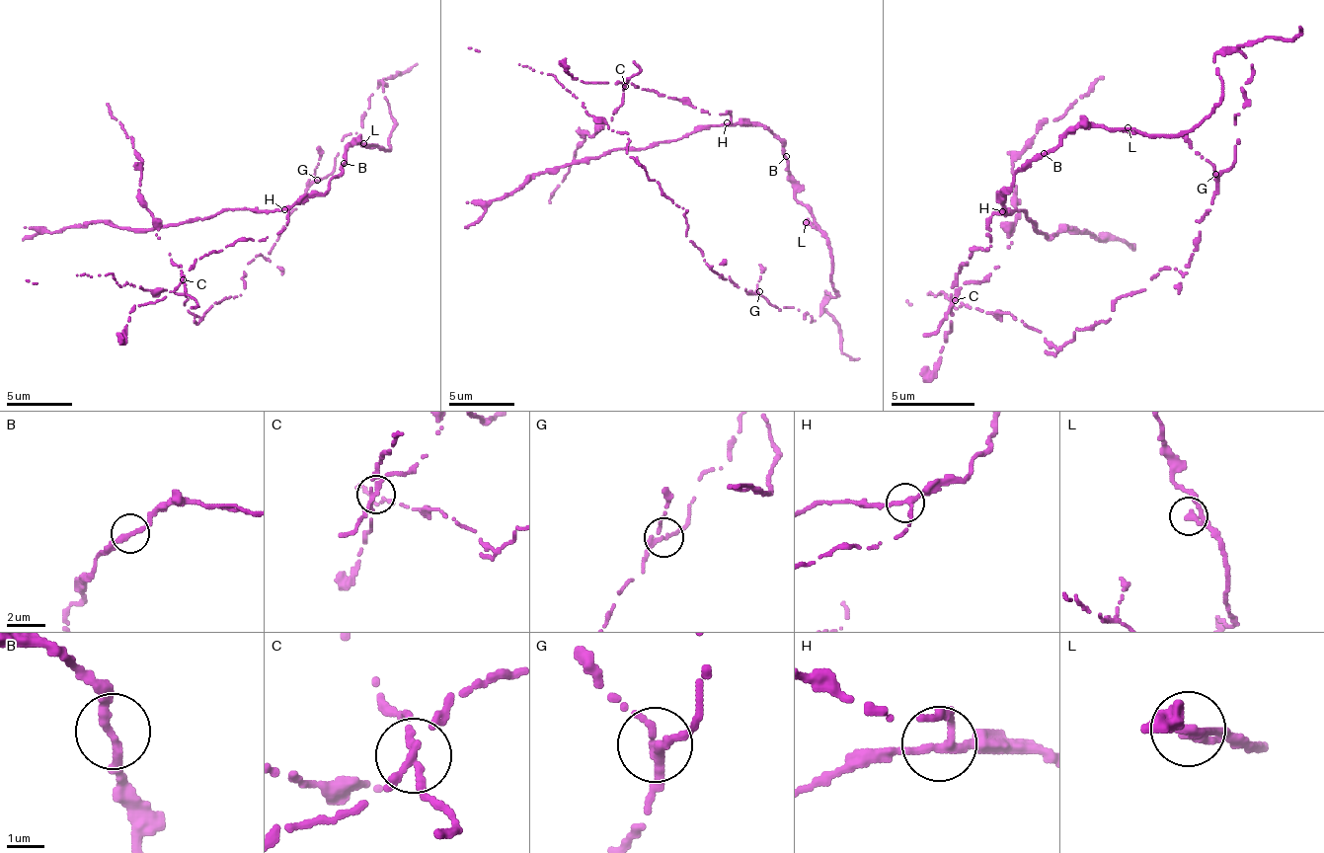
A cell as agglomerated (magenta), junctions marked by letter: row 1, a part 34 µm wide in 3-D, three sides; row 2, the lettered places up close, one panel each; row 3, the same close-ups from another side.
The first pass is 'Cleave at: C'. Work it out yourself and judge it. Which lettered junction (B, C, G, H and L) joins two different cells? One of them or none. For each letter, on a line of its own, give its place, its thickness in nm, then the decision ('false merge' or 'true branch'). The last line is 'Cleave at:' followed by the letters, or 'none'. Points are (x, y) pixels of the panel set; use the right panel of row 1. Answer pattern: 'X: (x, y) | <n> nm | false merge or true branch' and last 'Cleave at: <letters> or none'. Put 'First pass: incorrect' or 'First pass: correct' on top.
First pass: correct
B: (1044, 153) | 240 nm | true branch
C: (955, 300) | 200 nm | false merge
G: (1215, 174) | 240 nm | true branch
H: (1002, 211) | 220 nm | true branch
L: (1128, 127) | 240 nm | true branch
Cleave at: C

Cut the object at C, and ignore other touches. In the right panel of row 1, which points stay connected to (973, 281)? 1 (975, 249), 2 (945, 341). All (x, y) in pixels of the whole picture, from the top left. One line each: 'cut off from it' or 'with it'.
1: cut off from it
2: cut off from it

